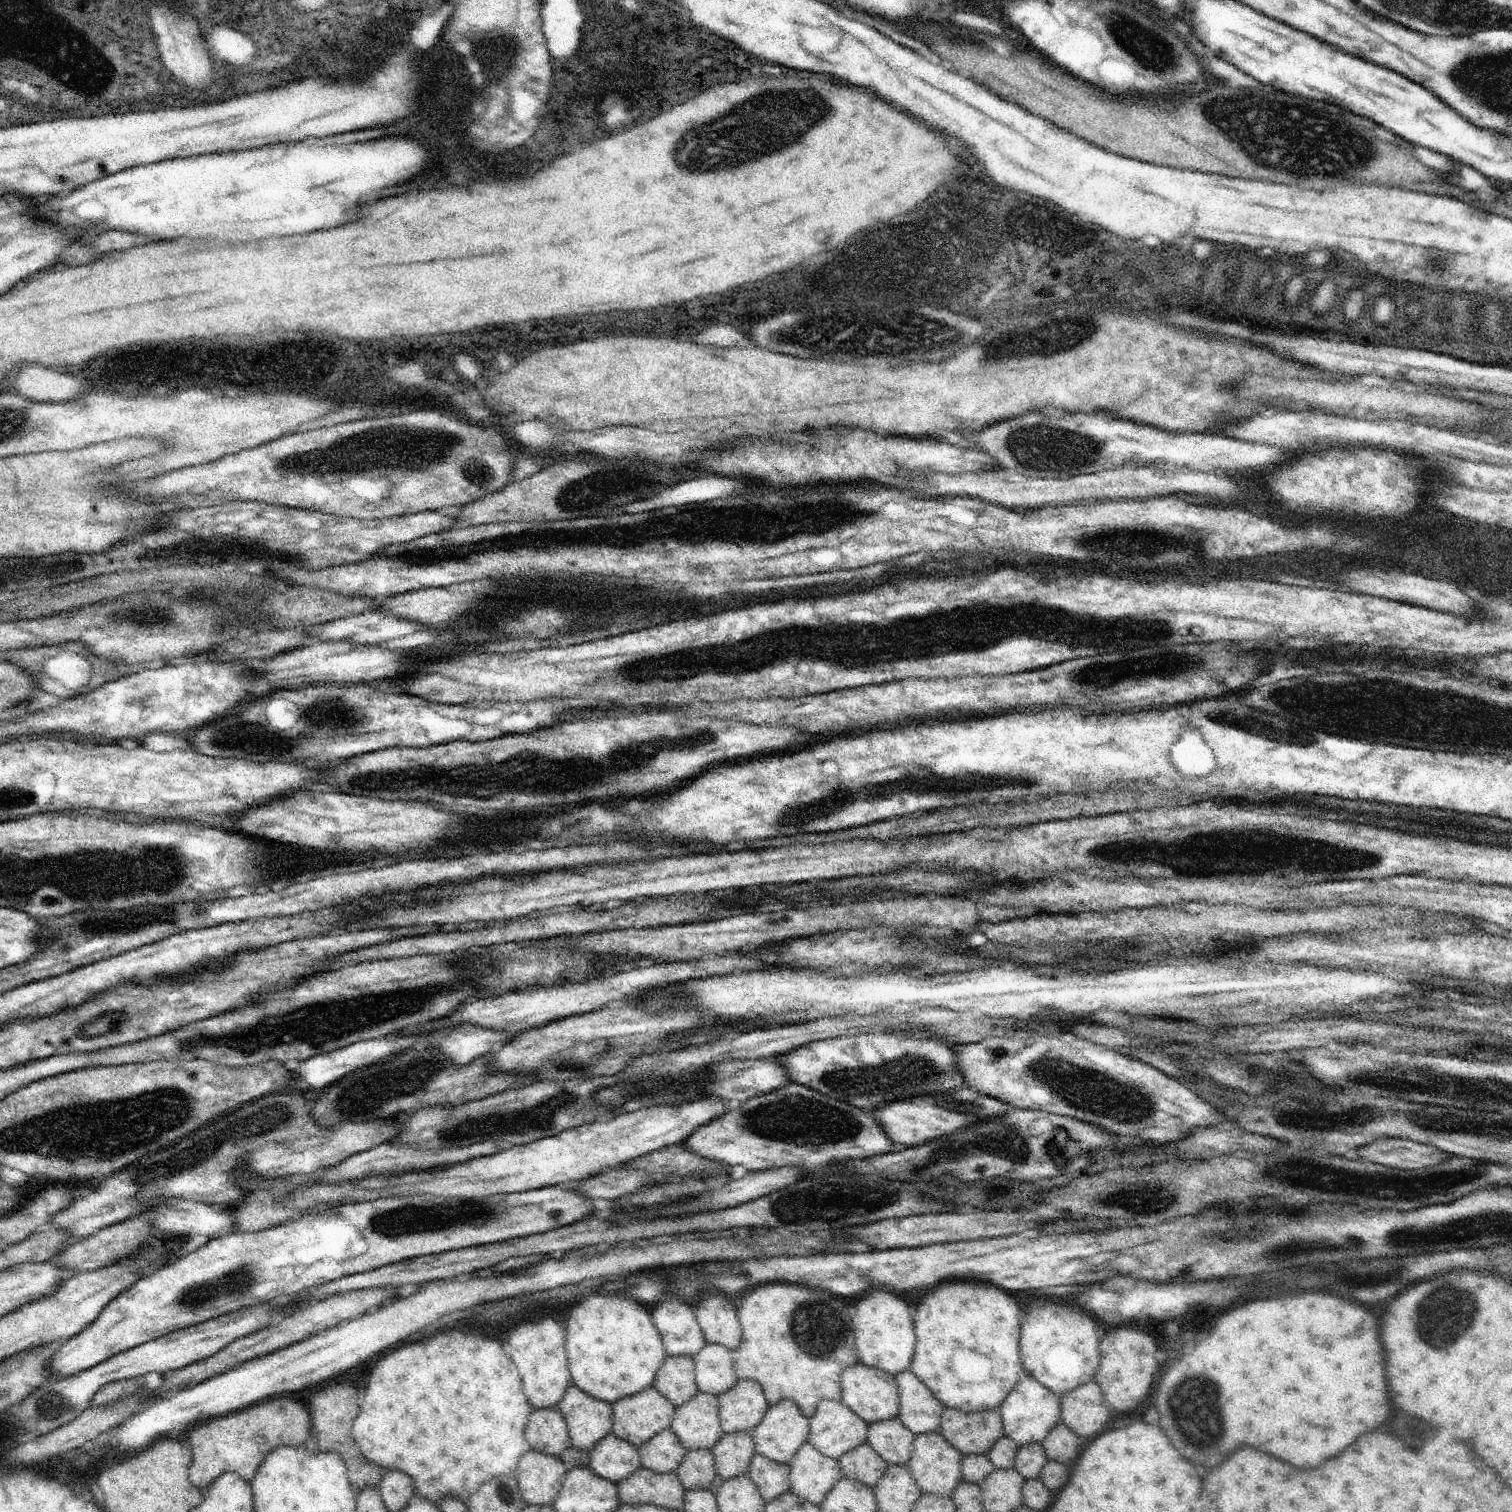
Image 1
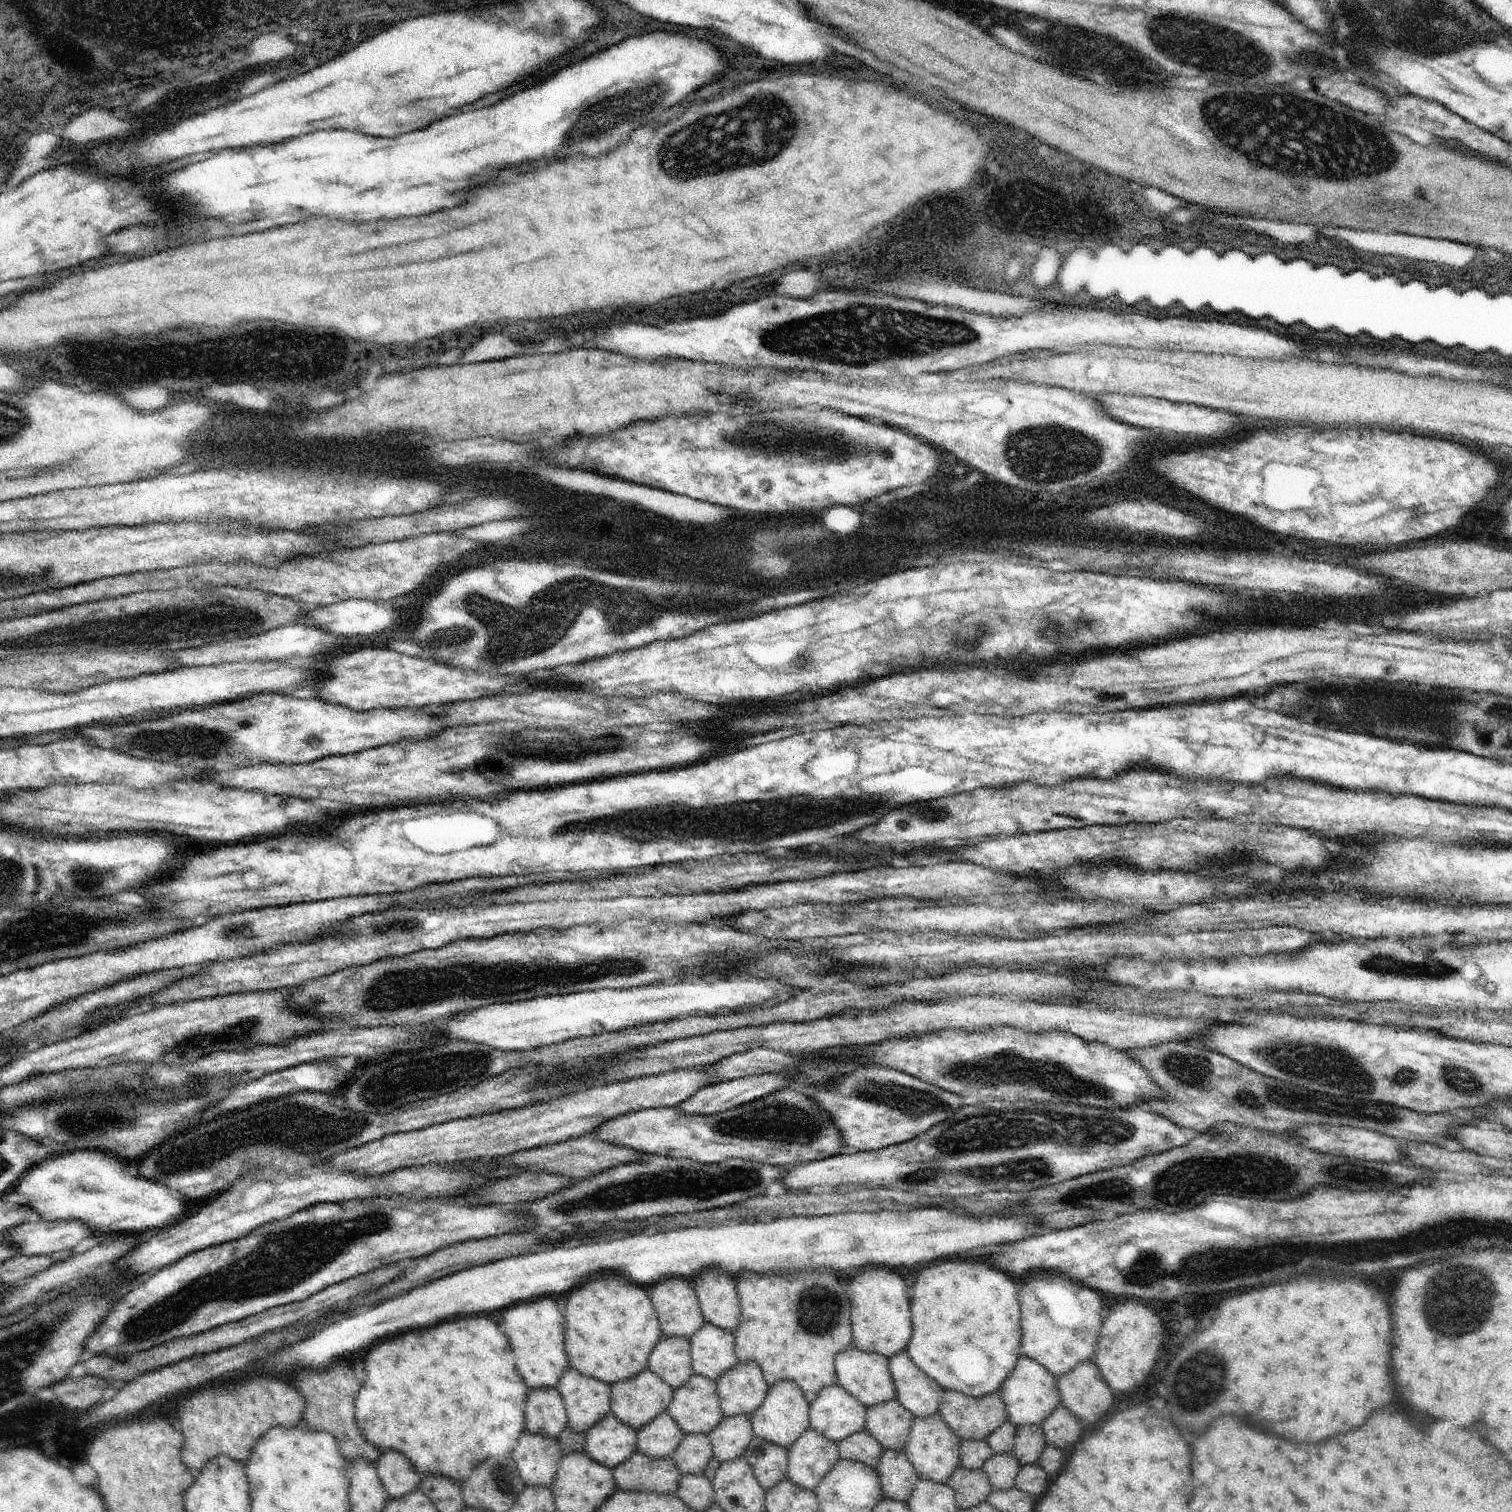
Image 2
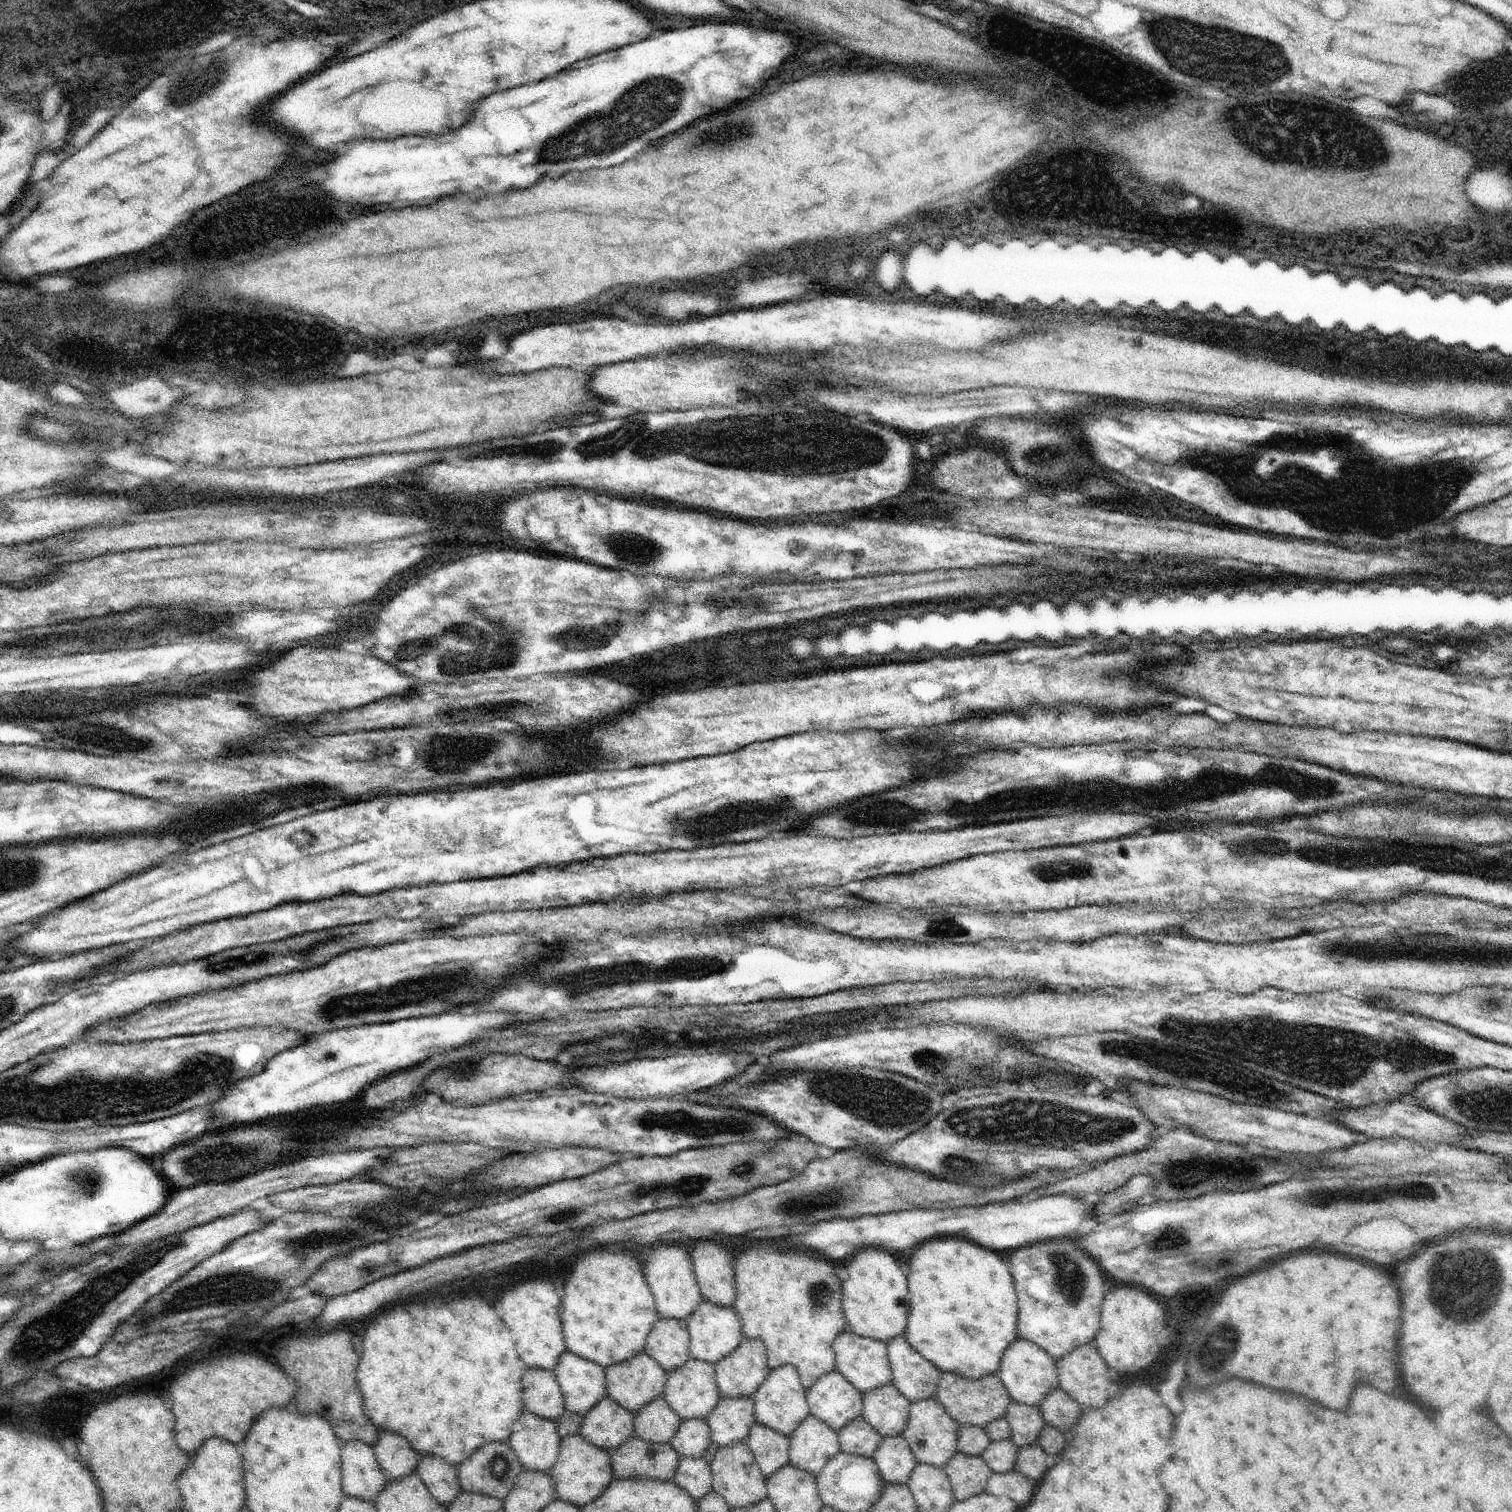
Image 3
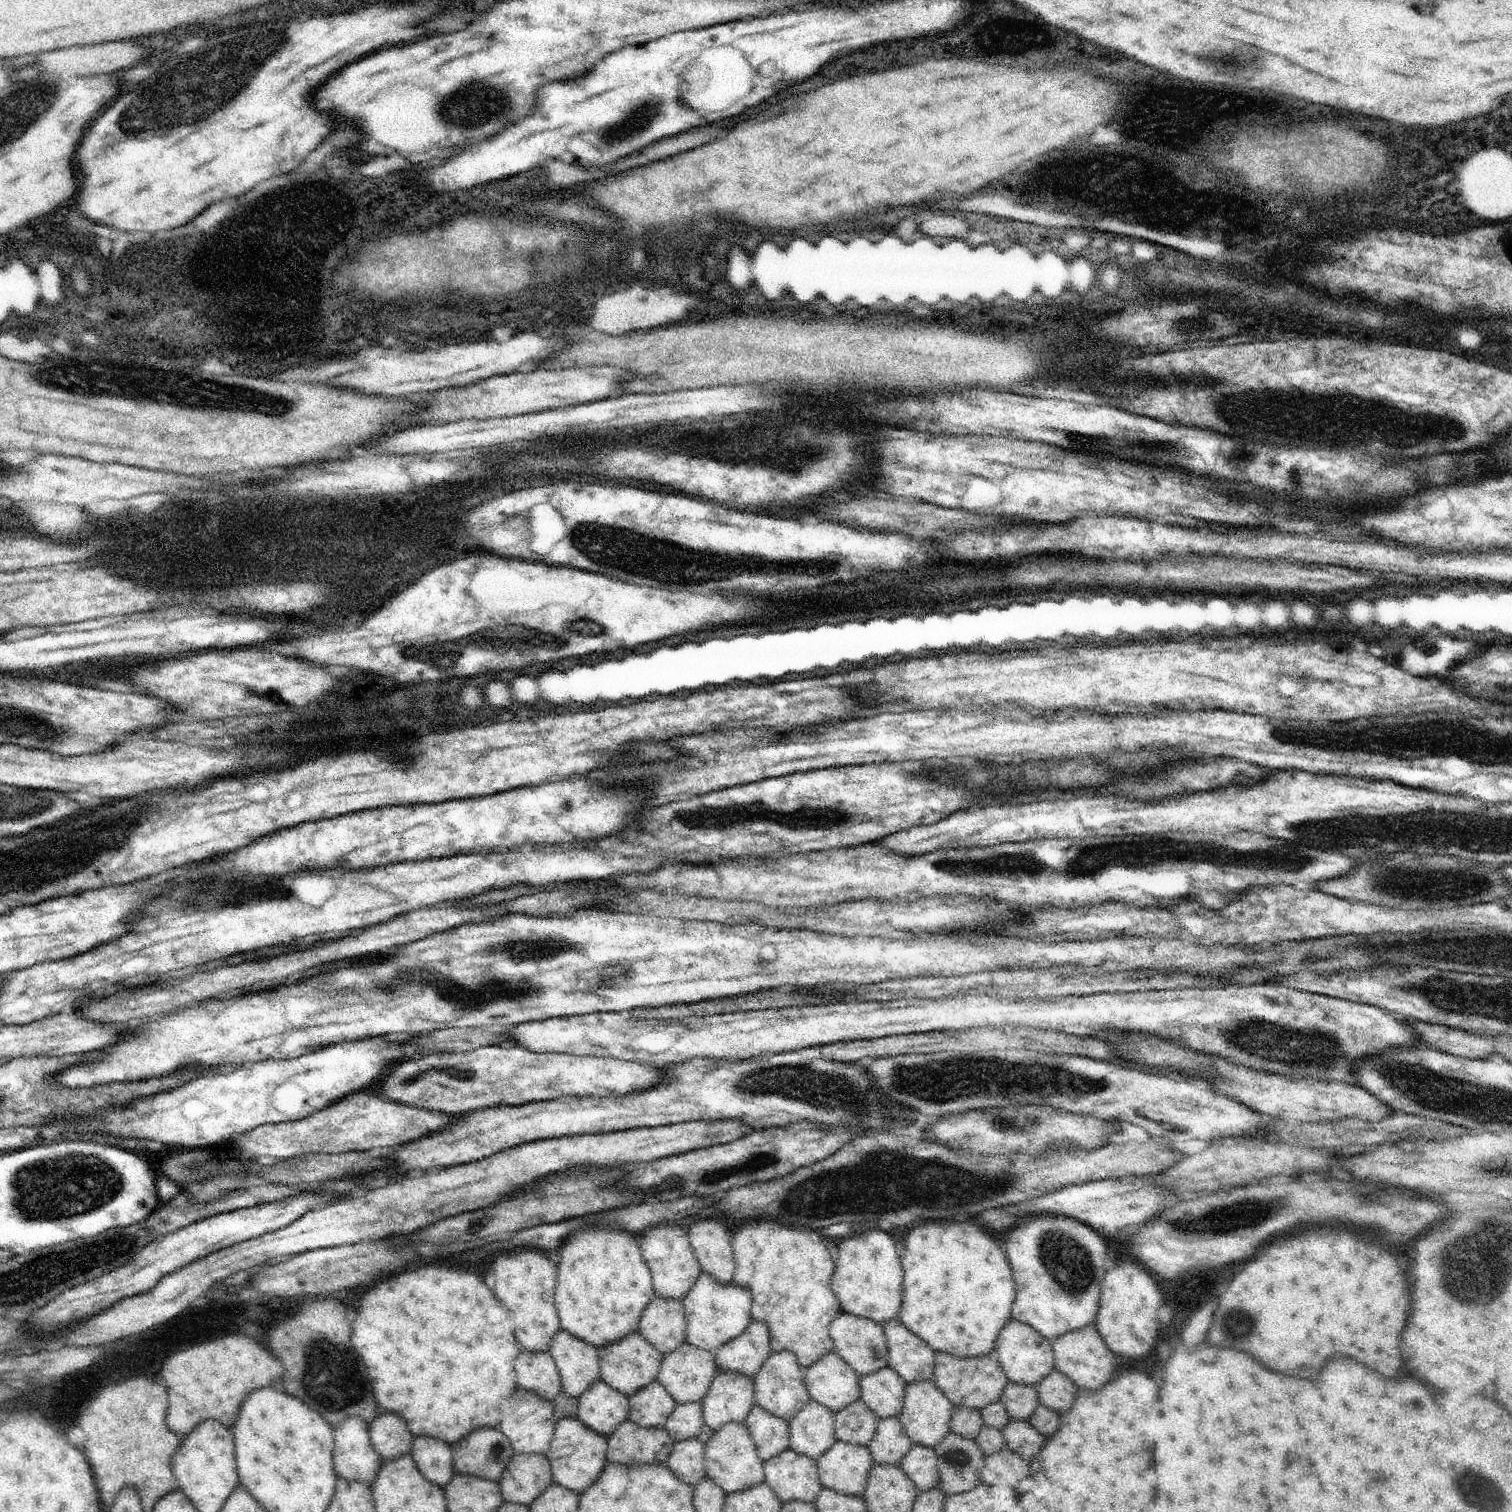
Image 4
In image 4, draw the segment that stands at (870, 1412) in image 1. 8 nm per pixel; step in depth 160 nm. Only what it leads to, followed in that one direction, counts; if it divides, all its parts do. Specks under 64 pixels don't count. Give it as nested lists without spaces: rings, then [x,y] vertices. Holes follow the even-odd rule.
[[[843,1310],[834,1318],[829,1332],[832,1338],[836,1354],[848,1364],[858,1376],[864,1377],[868,1374],[880,1372],[882,1368],[888,1366],[888,1348],[886,1345],[883,1326],[868,1320],[868,1318],[858,1318],[845,1313]]]

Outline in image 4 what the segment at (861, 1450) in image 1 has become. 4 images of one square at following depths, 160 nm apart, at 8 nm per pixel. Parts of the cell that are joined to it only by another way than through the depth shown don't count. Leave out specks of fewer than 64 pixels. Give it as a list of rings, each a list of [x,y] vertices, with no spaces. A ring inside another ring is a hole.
[[[862,1400],[852,1402],[835,1414],[835,1436],[837,1440],[868,1446],[876,1432],[879,1420],[868,1410]]]

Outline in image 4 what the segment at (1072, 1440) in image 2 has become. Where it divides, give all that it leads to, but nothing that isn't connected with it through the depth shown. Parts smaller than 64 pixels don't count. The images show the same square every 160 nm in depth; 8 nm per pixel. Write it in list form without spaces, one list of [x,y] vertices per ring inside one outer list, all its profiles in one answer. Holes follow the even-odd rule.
[[[1052,1369],[1037,1385],[1039,1402],[1044,1406],[1055,1410],[1058,1414],[1064,1414],[1078,1392],[1079,1386],[1071,1381],[1064,1373]]]

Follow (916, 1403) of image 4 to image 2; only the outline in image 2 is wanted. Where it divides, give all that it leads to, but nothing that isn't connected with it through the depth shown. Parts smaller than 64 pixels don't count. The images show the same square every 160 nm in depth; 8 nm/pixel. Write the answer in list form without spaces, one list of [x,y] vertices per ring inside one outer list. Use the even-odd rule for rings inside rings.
[[[938,1412],[926,1417],[913,1417],[904,1449],[920,1477],[928,1478],[935,1483],[946,1483],[961,1464],[959,1455],[961,1441]]]

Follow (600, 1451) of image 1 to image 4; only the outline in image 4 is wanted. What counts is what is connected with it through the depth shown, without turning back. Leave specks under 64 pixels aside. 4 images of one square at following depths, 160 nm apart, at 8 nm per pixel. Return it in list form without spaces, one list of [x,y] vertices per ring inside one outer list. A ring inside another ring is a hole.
[[[601,1378],[580,1398],[578,1419],[588,1430],[608,1438],[620,1424],[629,1419],[629,1398],[614,1390]]]

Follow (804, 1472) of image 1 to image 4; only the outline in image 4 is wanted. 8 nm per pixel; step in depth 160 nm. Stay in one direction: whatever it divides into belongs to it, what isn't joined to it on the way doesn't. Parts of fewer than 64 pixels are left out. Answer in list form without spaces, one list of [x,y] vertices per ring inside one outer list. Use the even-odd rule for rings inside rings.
[[[811,1401],[789,1422],[789,1449],[817,1460],[836,1442],[835,1414]]]

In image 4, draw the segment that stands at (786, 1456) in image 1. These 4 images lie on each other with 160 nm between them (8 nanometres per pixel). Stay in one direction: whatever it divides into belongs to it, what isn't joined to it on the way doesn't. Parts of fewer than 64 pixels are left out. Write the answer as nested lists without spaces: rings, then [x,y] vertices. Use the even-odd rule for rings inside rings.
[[[786,1350],[771,1353],[754,1380],[754,1404],[786,1422],[796,1418],[796,1414],[811,1402],[805,1386],[805,1370],[798,1365],[796,1356]]]

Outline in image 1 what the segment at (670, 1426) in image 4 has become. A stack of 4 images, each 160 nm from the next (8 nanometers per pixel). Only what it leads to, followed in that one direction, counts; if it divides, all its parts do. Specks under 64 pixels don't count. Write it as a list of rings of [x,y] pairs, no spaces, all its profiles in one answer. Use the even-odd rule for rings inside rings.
[[[708,1449],[687,1451],[676,1474],[685,1490],[710,1486],[716,1476],[715,1456]]]

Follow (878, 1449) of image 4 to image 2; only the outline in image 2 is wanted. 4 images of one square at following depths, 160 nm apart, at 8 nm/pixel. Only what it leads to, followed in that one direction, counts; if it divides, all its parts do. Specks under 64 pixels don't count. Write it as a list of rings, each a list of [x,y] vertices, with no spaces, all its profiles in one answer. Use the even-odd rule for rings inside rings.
[[[886,1449],[879,1458],[876,1469],[885,1497],[907,1502],[920,1476],[905,1449]]]

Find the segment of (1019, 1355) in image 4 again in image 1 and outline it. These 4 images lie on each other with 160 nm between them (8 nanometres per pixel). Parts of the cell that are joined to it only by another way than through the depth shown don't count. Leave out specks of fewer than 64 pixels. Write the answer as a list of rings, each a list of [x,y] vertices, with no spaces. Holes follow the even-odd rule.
[[[1028,1373],[1021,1377],[998,1409],[1003,1418],[1005,1434],[1016,1441],[1019,1446],[1042,1442],[1050,1430],[1061,1422],[1060,1396],[1040,1384]]]

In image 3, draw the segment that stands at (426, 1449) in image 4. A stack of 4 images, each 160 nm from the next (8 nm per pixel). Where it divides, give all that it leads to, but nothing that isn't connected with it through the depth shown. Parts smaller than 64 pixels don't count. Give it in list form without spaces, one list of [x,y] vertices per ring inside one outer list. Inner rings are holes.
[[[438,1456],[420,1460],[416,1474],[438,1504],[448,1506],[462,1492],[457,1476],[457,1466]]]

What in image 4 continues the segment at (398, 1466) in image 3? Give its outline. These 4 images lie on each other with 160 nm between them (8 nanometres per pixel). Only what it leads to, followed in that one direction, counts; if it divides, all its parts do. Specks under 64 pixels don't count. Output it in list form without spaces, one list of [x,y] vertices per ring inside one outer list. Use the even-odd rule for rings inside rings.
[[[380,1414],[369,1424],[370,1439],[376,1454],[383,1462],[392,1462],[410,1454],[414,1436],[408,1432],[408,1426],[396,1414]]]

